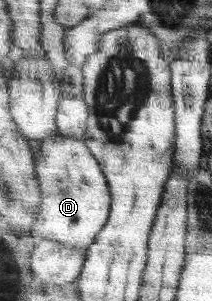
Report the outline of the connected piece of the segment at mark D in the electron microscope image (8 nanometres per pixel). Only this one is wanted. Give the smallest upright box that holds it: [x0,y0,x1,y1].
[33,134,114,250]

